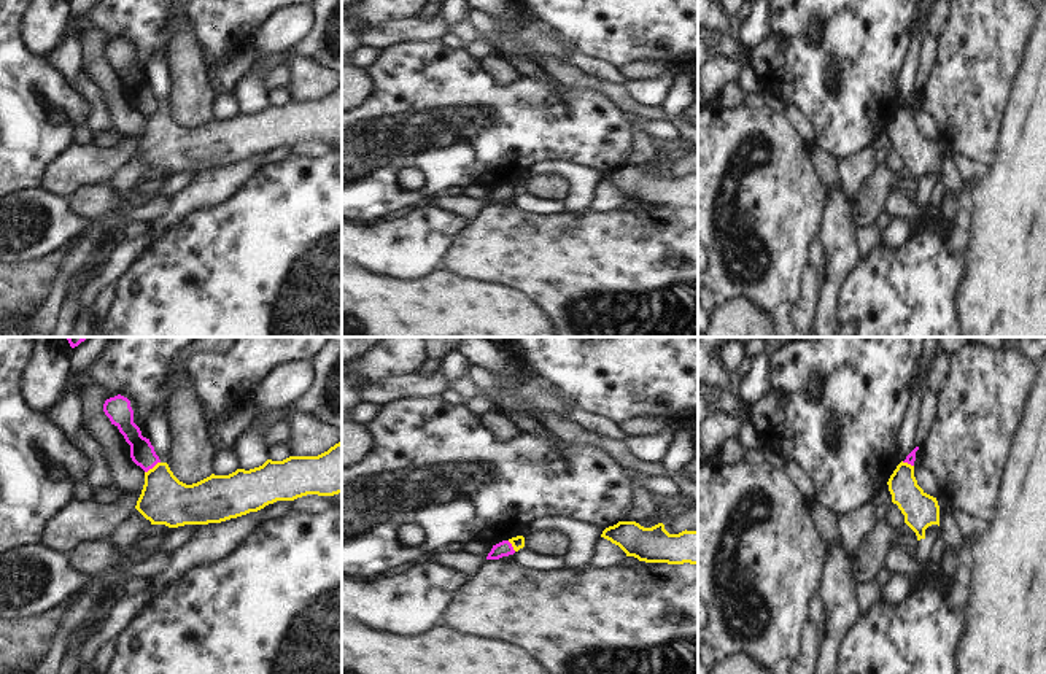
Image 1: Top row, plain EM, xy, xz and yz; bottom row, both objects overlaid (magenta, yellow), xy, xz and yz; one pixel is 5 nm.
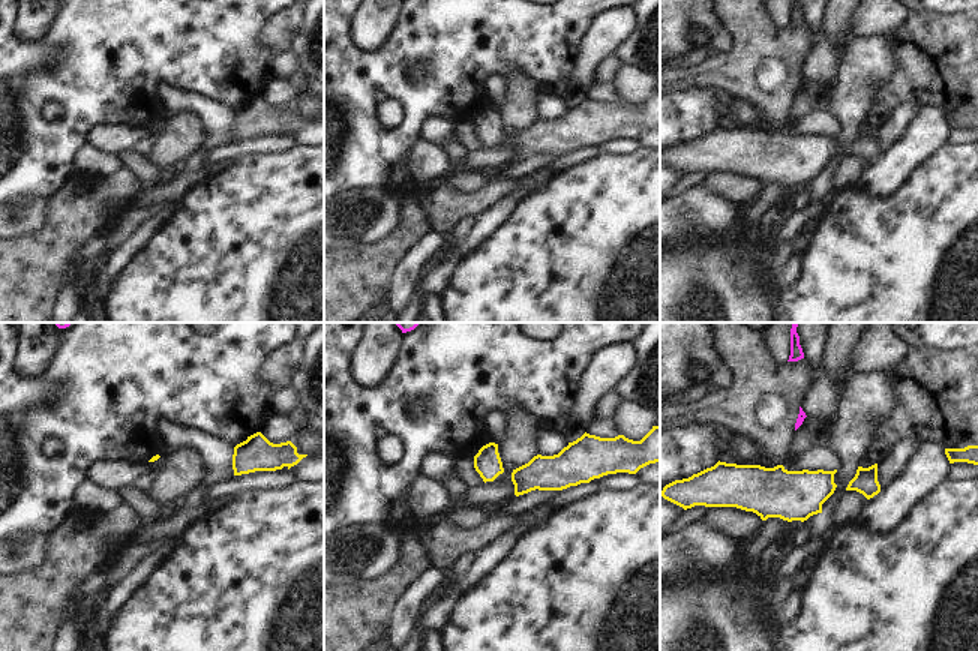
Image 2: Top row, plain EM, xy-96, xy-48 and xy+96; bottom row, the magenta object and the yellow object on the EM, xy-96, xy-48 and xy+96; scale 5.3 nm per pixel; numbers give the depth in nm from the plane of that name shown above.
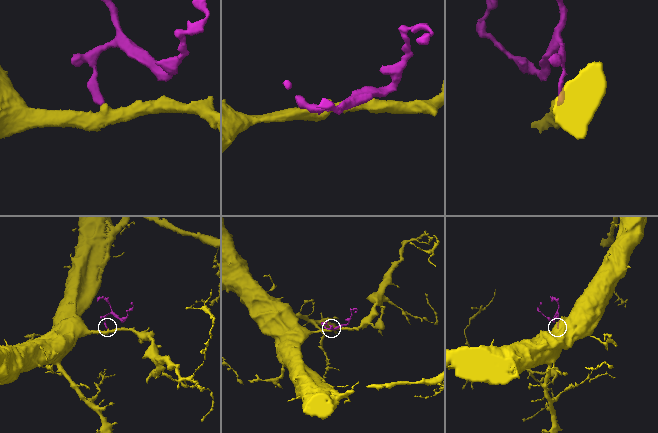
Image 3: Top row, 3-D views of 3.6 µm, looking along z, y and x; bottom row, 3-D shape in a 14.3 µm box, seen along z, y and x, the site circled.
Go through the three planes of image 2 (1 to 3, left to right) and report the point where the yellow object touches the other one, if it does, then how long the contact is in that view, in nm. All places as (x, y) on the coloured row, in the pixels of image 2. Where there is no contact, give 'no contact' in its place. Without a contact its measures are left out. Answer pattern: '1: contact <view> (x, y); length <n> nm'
1: no contact
2: no contact
3: no contact

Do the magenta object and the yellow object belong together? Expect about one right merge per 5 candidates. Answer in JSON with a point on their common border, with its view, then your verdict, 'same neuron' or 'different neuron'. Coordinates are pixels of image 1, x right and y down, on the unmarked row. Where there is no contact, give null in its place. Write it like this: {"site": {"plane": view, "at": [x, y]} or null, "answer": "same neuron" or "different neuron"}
{"site": {"plane": "xy", "at": [151, 112]}, "answer": "different neuron"}

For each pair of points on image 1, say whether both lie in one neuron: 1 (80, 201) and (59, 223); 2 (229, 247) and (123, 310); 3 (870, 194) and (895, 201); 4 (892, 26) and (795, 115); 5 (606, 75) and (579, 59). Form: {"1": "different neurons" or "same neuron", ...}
{"1": "different neurons", "2": "same neuron", "3": "different neurons", "4": "different neurons", "5": "same neuron"}

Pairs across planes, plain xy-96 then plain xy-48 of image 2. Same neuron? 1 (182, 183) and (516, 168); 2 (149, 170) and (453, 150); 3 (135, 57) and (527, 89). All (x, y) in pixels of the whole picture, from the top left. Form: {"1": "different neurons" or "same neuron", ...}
{"1": "different neurons", "2": "same neuron", "3": "different neurons"}

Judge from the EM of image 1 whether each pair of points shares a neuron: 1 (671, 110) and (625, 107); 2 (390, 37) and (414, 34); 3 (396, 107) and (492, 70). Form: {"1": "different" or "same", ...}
{"1": "different", "2": "same", "3": "different"}

